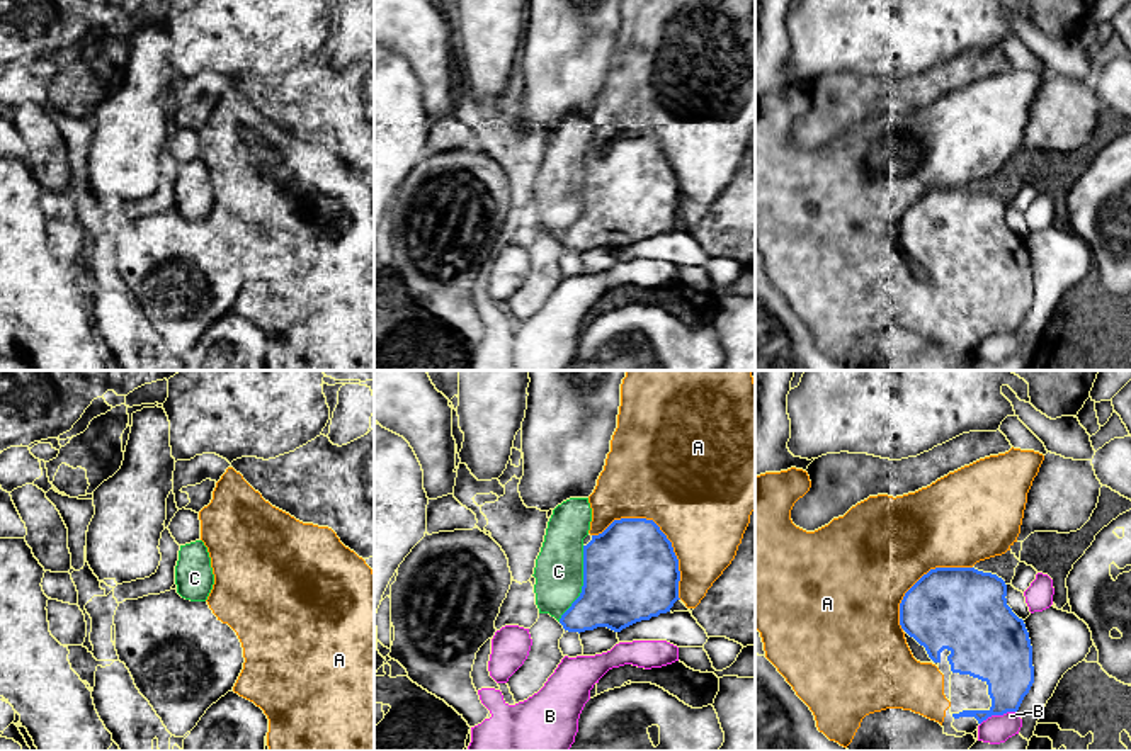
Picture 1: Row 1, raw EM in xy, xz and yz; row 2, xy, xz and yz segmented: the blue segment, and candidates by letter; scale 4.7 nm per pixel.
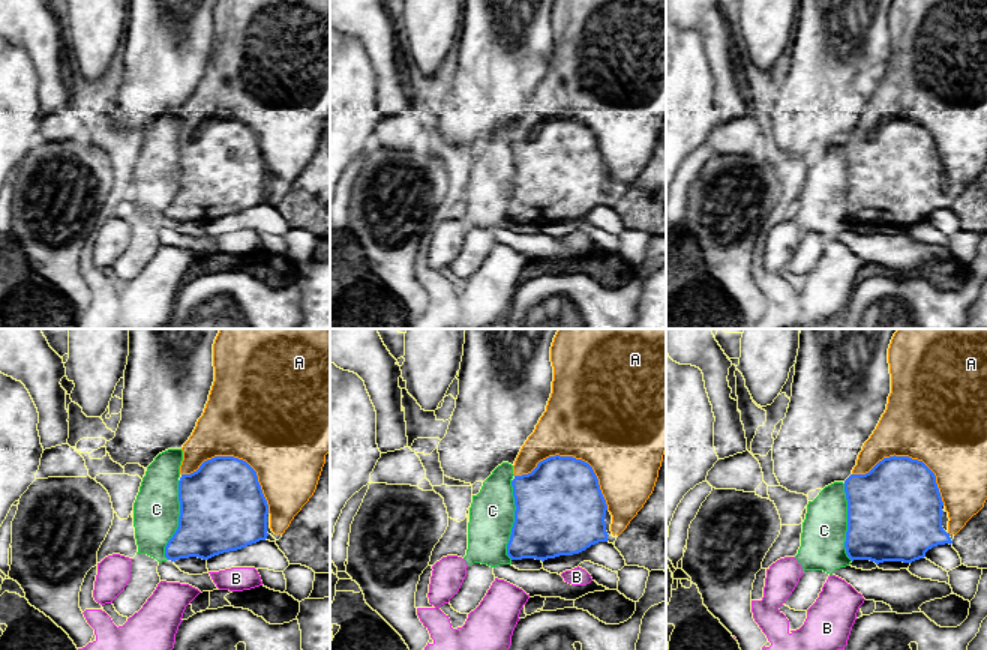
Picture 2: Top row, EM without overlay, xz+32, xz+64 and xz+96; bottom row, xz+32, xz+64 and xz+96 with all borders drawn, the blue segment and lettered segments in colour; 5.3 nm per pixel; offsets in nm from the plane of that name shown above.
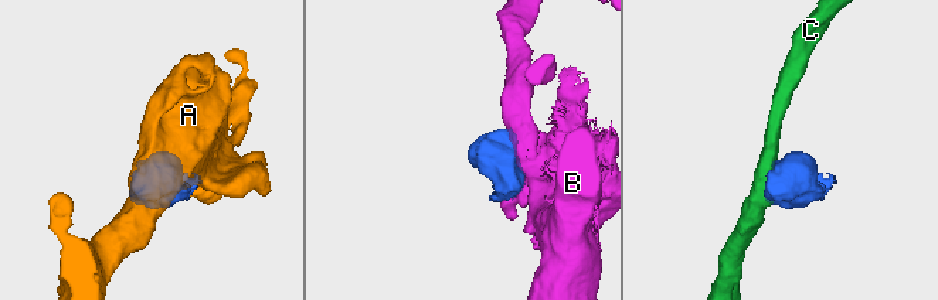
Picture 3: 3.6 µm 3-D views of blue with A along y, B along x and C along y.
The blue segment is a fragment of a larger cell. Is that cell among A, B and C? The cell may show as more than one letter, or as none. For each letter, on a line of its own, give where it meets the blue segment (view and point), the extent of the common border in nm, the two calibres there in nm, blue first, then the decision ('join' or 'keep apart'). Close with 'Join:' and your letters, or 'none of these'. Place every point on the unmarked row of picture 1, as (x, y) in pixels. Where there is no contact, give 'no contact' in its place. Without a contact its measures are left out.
A: contact xz (660, 150); length 500 nm; calibres 440 and 500 nm; join
B: contact yz (997, 333); length 180 nm; calibres 260 and 140 nm; keep apart
C: contact xz (584, 203); length 380 nm; calibres 440 and 220 nm; keep apart
Join: A

